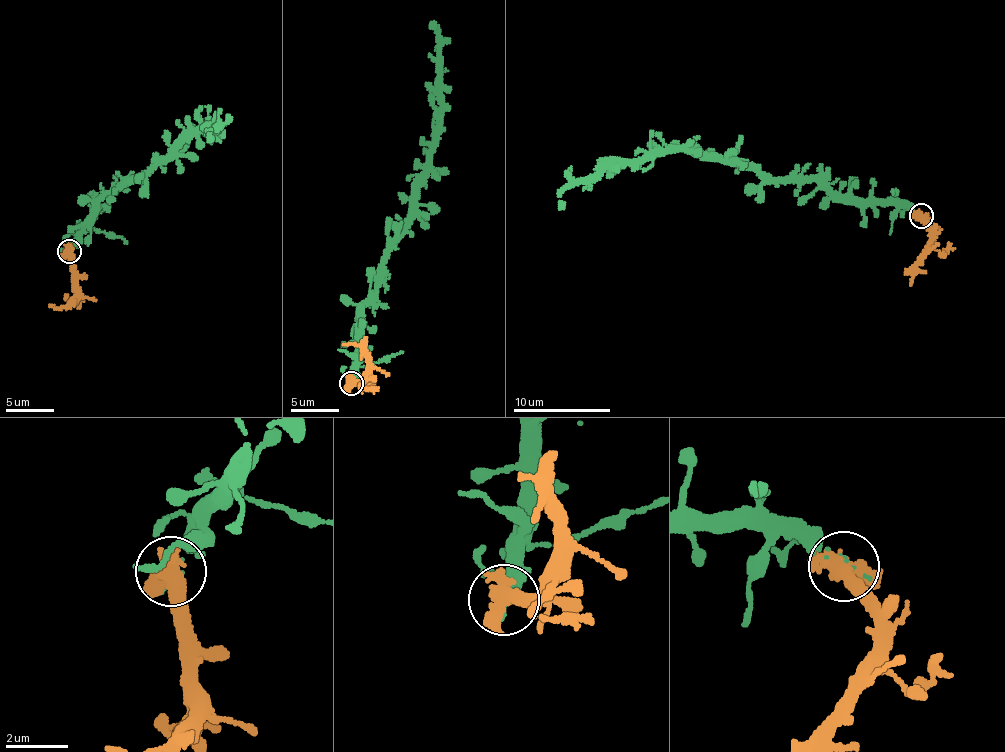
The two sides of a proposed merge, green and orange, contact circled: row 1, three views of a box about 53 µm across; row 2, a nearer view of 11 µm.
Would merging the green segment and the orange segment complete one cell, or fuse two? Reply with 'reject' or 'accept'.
reject

